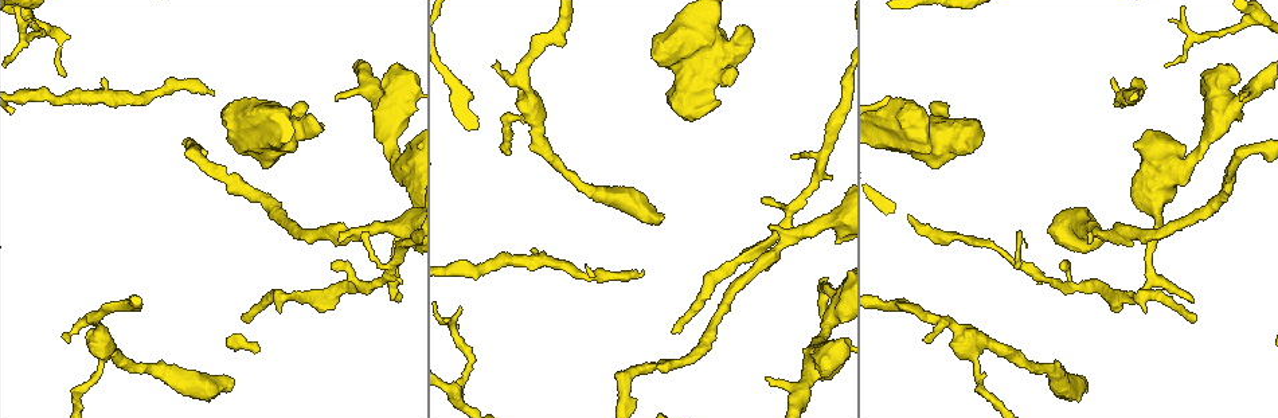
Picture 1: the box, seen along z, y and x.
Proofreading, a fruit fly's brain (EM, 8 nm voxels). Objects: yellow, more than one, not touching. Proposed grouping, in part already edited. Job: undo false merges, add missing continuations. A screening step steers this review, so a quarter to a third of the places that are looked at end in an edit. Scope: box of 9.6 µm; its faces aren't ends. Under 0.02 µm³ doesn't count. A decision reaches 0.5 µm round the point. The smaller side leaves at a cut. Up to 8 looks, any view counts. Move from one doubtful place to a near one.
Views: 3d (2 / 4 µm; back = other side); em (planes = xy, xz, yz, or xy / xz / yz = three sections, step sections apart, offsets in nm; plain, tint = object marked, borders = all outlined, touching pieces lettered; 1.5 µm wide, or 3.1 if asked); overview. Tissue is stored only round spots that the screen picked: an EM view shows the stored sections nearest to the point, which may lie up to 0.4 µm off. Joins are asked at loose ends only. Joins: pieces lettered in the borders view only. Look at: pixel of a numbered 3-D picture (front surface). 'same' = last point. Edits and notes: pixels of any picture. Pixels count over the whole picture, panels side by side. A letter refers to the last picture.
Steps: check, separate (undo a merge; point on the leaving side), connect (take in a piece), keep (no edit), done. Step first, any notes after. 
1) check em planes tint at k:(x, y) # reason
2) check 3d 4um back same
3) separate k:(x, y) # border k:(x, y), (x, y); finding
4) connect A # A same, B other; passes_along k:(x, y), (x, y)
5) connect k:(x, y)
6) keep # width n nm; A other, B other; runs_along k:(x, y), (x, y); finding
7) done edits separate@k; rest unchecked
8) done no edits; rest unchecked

check em planes plain at 1:(1239, 99) # free end

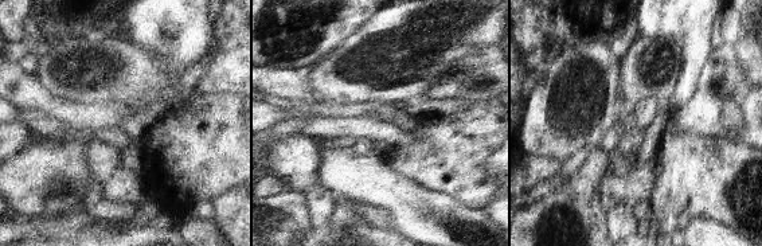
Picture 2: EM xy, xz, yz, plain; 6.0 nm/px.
check em planes borders same

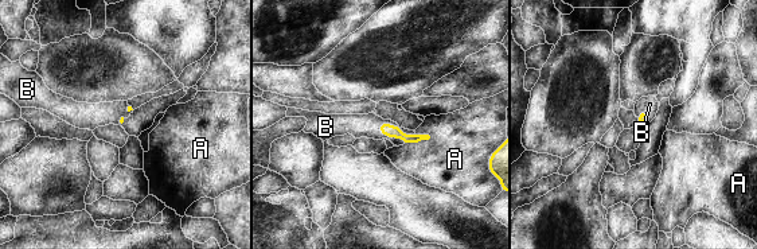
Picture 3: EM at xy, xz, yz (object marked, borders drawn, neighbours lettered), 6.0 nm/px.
connect B # longest_contact B 240 nm; A other, B same; the neuron continues

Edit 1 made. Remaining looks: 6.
check em xy step 8 tint at 1:(395, 301) # an open end

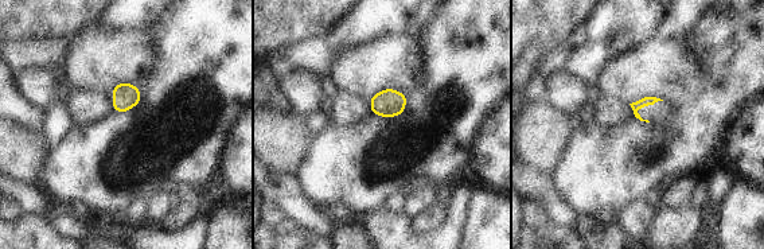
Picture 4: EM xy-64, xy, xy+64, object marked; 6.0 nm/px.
check em xy step 8 borders same # see the neighbours

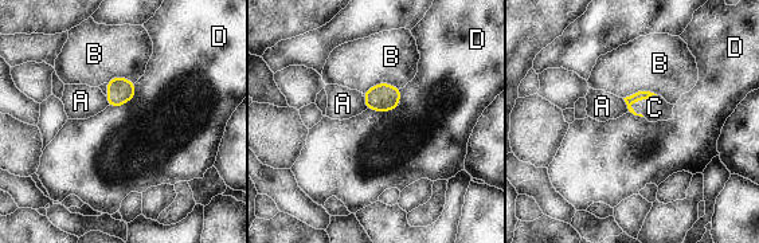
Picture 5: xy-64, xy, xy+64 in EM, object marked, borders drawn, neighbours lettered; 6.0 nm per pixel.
connect C # A other, B other, C same, D other; the neuron continues

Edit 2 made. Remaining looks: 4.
check 3d 2um at 1:(233, 381) # long arm stops here

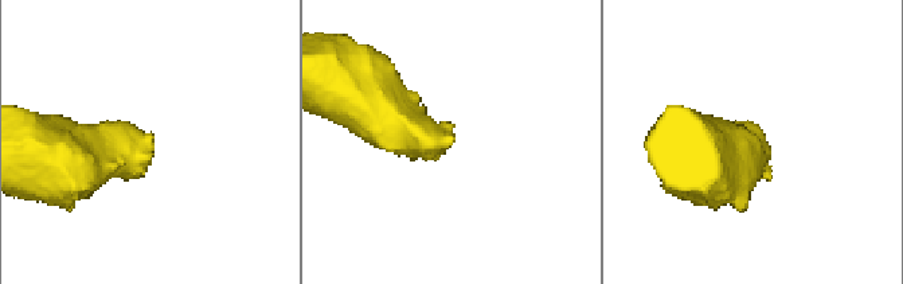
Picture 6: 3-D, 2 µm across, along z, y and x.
check em planes tint at 6:(152, 143)

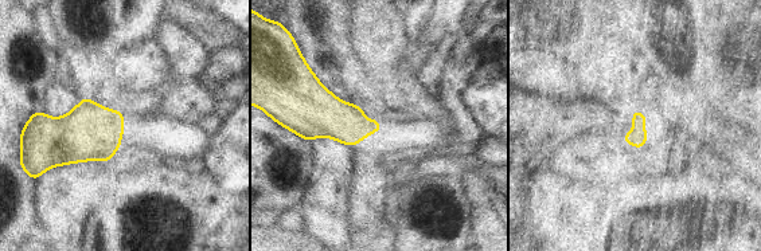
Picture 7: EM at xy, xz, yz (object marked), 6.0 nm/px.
check em planes borders same

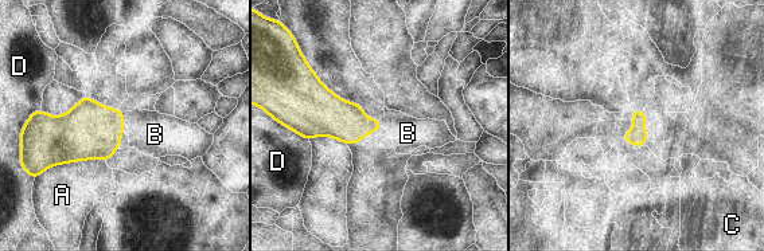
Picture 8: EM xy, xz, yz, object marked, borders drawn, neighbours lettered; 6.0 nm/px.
connect B # A other, B same, C other, D other; it goes on there

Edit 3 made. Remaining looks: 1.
done edits connect@3, connect@5, connect@8; rest unchecked

